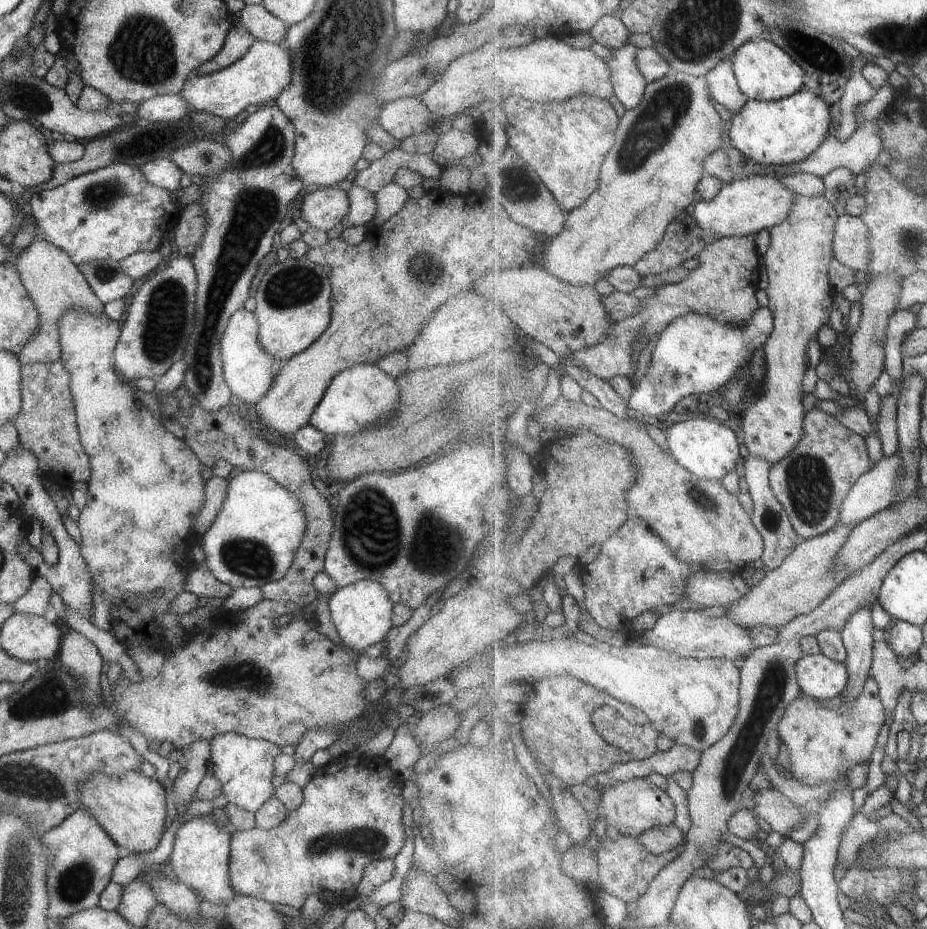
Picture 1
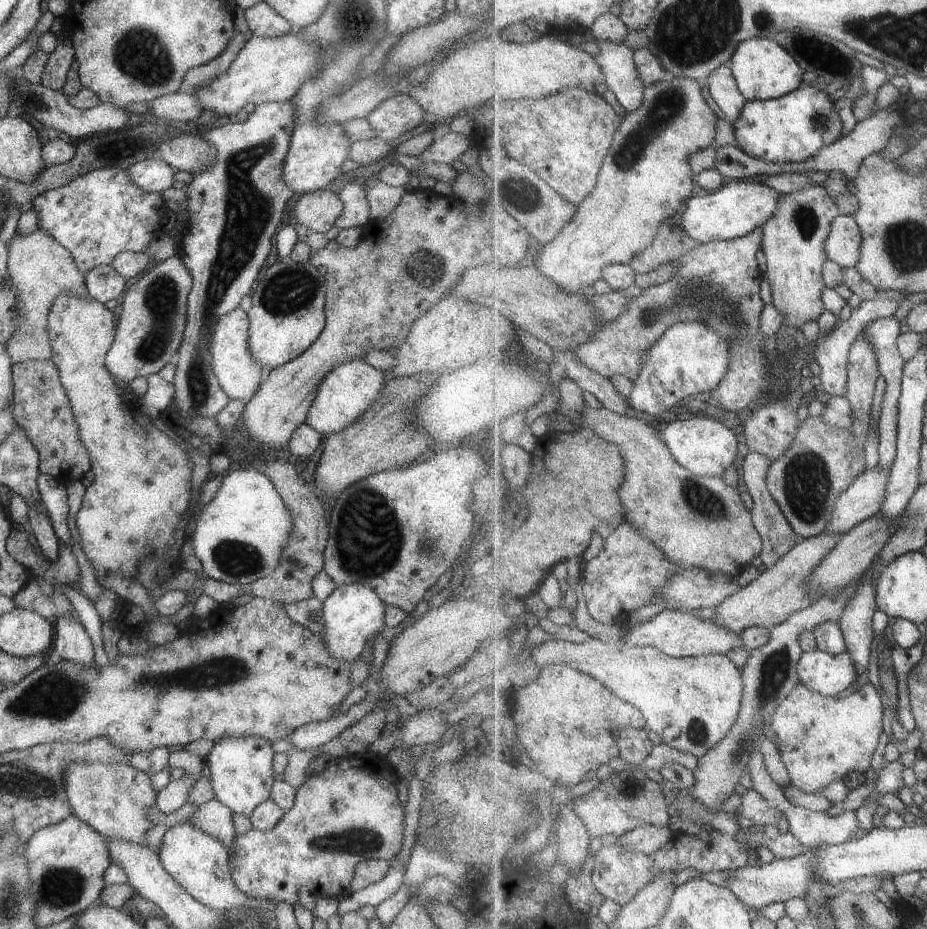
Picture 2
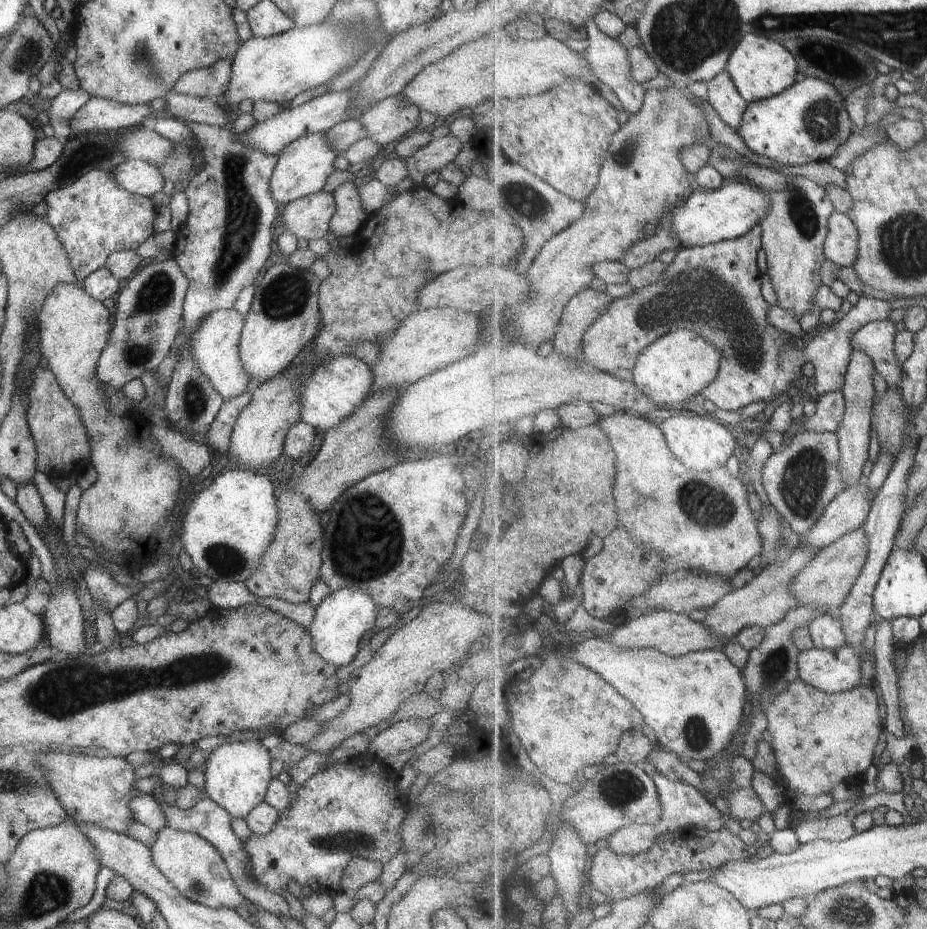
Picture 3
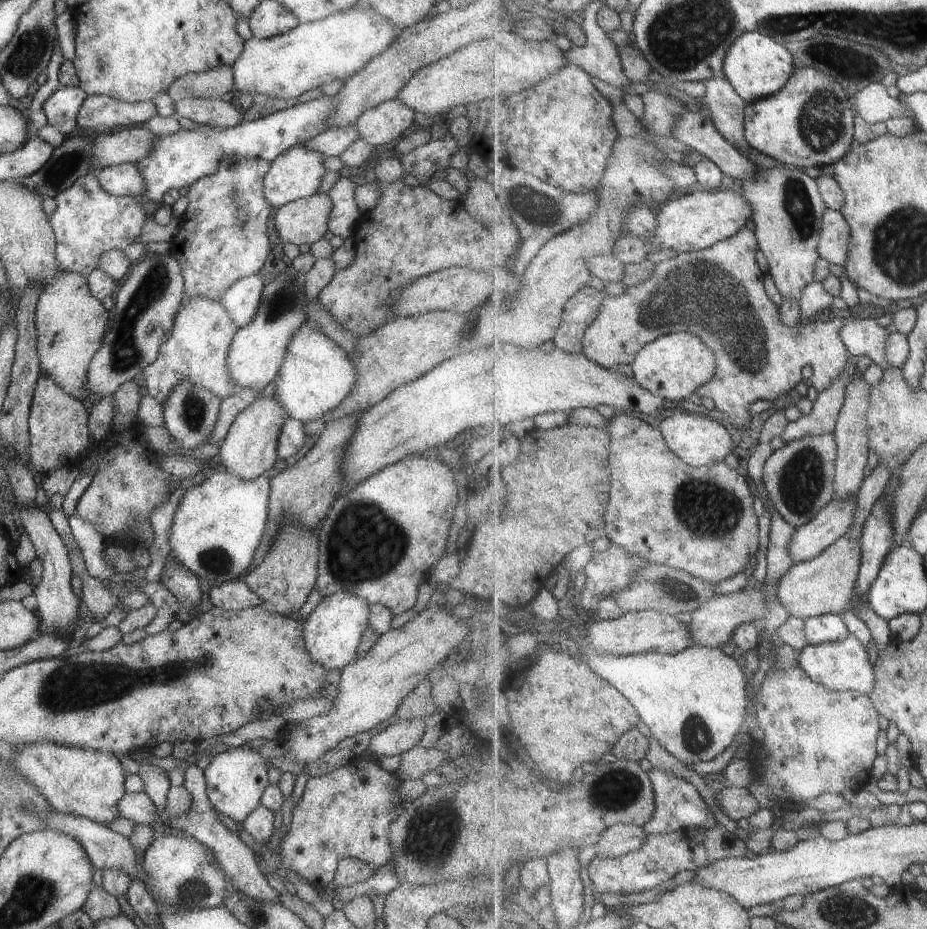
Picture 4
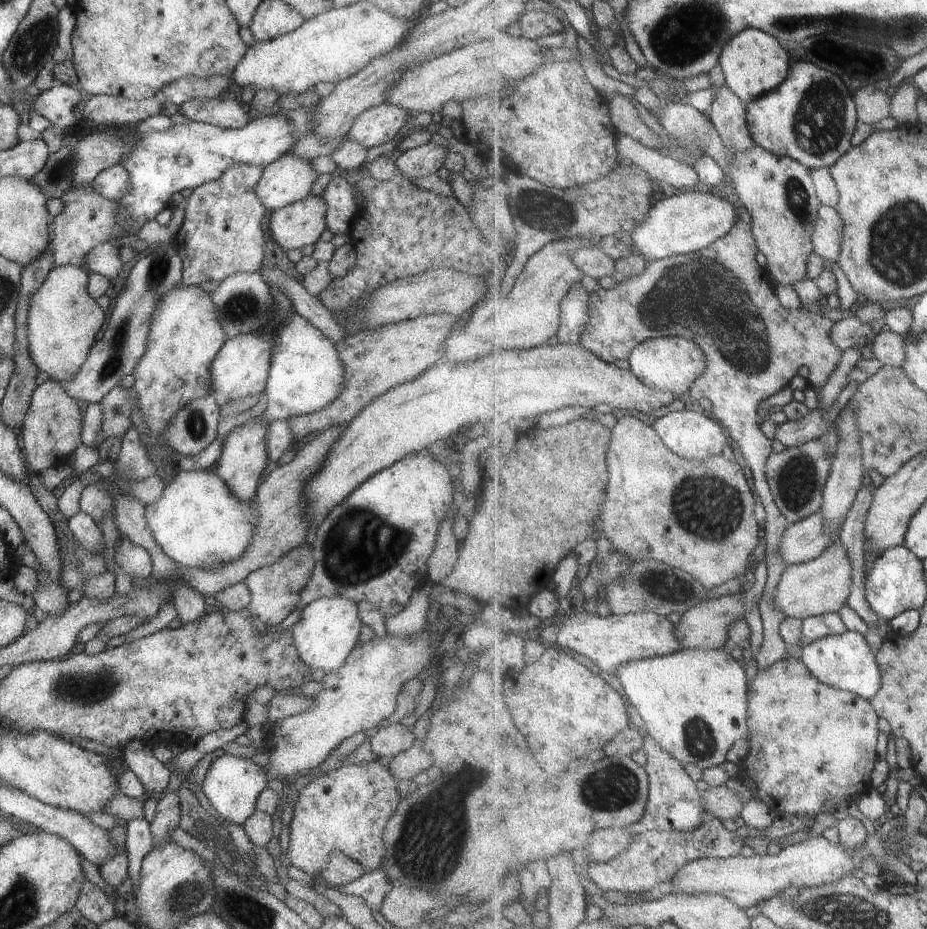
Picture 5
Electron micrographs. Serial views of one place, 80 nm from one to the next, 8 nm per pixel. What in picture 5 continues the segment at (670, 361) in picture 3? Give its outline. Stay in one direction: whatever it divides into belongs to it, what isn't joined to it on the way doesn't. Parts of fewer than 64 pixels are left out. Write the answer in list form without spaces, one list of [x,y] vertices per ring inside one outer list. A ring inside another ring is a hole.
[[[659,337],[640,344],[628,360],[630,370],[647,386],[655,390],[674,394],[687,394],[694,383],[704,376],[708,362],[704,350],[693,340],[685,337]]]

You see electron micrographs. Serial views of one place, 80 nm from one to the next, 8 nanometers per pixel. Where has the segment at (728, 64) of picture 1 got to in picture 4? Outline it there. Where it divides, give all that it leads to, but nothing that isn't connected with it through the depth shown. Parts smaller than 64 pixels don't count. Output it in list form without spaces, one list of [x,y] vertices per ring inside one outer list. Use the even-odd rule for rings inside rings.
[[[726,77],[713,78],[705,85],[705,101],[711,110],[711,121],[719,133],[750,160],[749,150],[755,148],[745,137],[747,103],[737,94]]]

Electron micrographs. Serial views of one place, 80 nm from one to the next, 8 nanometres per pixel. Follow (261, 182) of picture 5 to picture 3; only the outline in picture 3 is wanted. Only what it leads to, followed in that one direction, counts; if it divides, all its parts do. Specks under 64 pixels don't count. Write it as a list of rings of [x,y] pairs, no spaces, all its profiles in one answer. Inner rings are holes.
[[[313,132],[307,136],[301,136],[287,144],[277,156],[277,162],[273,166],[271,176],[269,176],[269,192],[271,198],[279,206],[296,200],[297,198],[321,191],[325,179],[333,172],[333,160],[338,154],[329,148],[323,132]]]

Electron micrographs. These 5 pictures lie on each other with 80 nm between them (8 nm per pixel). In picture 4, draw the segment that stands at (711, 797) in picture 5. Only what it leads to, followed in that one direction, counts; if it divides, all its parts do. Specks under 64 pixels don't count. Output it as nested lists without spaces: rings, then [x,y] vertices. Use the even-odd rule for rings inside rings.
[[[725,783],[724,787],[715,794],[715,798],[721,810],[735,821],[753,816],[760,807],[747,787],[735,787]]]

